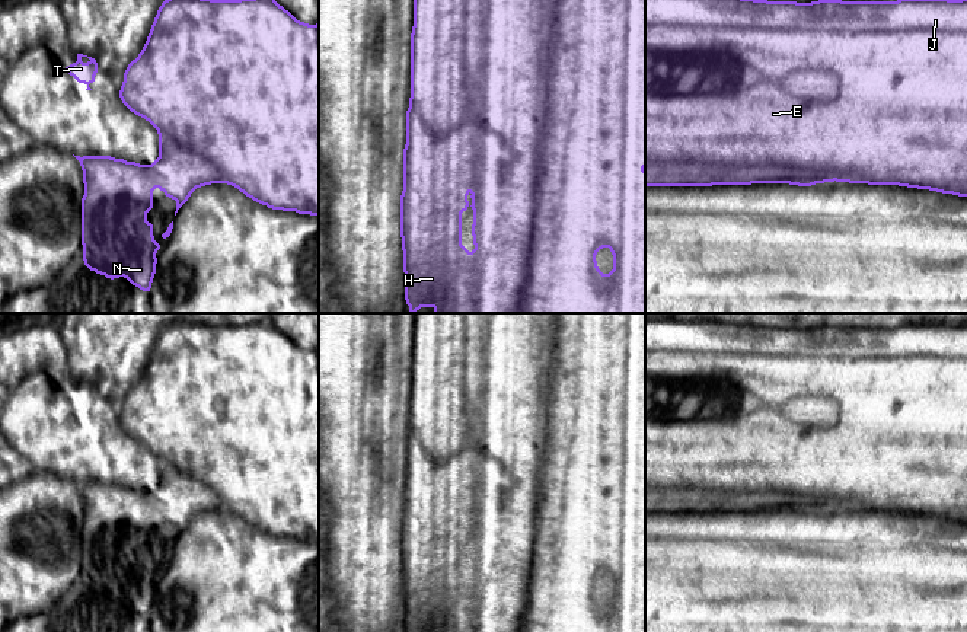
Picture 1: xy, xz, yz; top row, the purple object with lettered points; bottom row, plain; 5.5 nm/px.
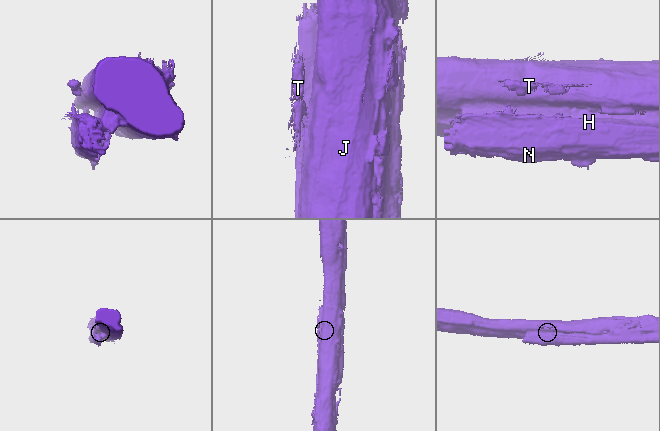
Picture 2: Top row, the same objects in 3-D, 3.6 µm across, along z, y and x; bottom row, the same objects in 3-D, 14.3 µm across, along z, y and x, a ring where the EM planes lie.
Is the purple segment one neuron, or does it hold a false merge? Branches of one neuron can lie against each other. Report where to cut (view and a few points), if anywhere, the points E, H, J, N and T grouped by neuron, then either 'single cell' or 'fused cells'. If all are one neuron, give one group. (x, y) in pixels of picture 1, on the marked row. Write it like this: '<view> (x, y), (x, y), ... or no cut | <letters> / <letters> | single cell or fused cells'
xz (555, 0), (527, 281), (517, 312) | E J T / H N | fused cells

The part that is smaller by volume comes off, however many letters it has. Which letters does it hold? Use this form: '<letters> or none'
H, N

